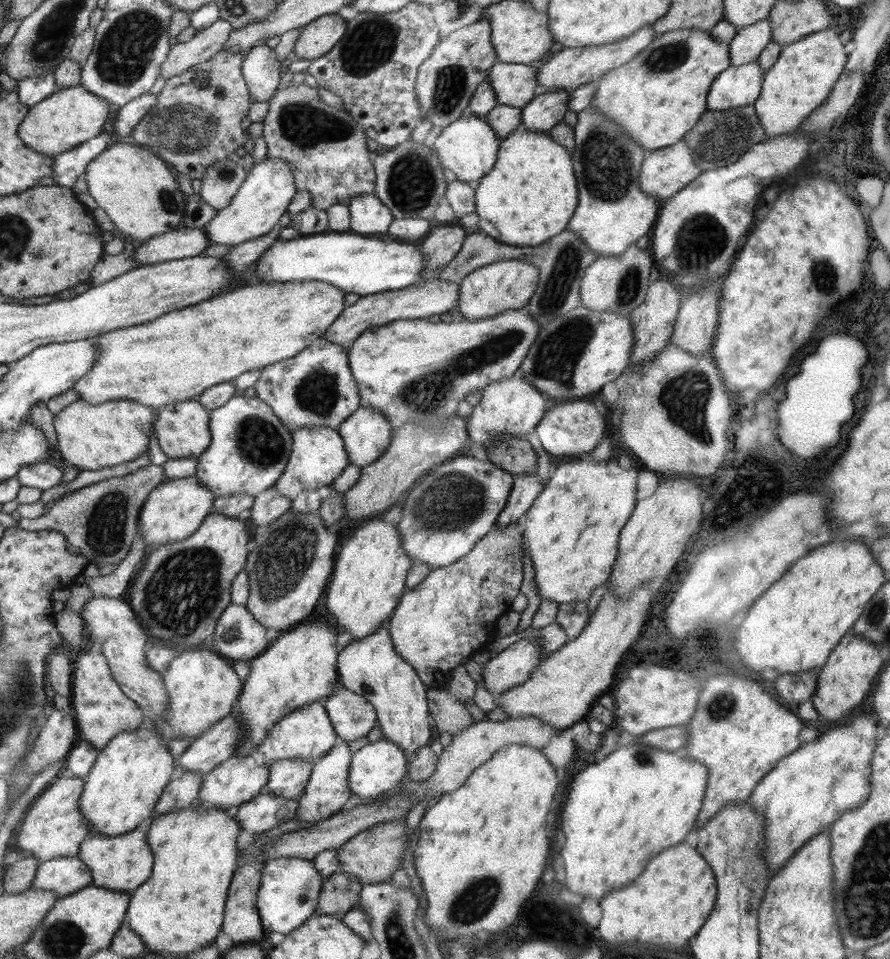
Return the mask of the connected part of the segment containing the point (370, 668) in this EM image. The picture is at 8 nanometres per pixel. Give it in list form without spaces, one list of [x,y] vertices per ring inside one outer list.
[[[386,623],[374,633],[360,640],[353,640],[339,653],[337,658],[339,685],[363,696],[377,714],[377,722],[386,740],[405,750],[406,756],[426,746],[432,738],[427,688],[411,664],[396,651]]]

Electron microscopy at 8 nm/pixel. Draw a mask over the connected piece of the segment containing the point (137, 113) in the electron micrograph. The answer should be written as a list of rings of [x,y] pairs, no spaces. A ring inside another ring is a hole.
[[[147,93],[119,107],[117,117],[113,122],[114,134],[117,134],[118,138],[130,136],[134,128],[142,120],[142,117],[147,113],[147,110],[151,109],[156,104],[156,101],[157,94]]]

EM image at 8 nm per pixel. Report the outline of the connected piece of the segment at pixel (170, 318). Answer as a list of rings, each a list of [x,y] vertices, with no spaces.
[[[322,281],[258,282],[163,314],[145,324],[100,334],[94,337],[100,358],[96,360],[96,366],[74,384],[73,390],[80,395],[80,400],[90,405],[127,399],[160,409],[169,403],[198,398],[212,386],[233,381],[241,374],[260,371],[299,354],[321,338],[336,321],[345,309],[346,293]]]

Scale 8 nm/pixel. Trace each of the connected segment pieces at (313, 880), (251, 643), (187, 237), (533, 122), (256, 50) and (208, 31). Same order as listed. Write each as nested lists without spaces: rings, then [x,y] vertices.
[[[296,857],[270,859],[264,866],[257,894],[256,906],[261,924],[285,935],[291,933],[315,914],[323,884],[322,875],[314,867],[313,860]]]
[[[230,603],[226,606],[213,633],[212,650],[232,662],[249,662],[270,645],[266,639],[266,628],[245,605]]]
[[[179,227],[144,241],[135,249],[137,267],[200,255],[213,244],[202,228]]]
[[[565,90],[539,91],[521,108],[521,126],[528,130],[549,133],[568,112],[569,92]]]
[[[266,44],[255,45],[244,54],[241,71],[255,102],[266,102],[274,96],[281,86],[280,67],[275,50]]]
[[[218,19],[204,30],[196,31],[192,40],[172,45],[166,60],[160,65],[159,76],[172,78],[191,66],[206,62],[223,50],[232,29],[228,21]]]

